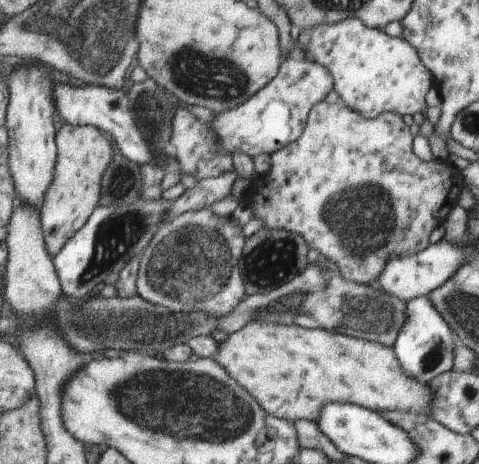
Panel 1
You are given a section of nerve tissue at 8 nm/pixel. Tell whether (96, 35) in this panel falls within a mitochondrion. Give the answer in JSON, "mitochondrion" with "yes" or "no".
{"mitochondrion":"yes"}

